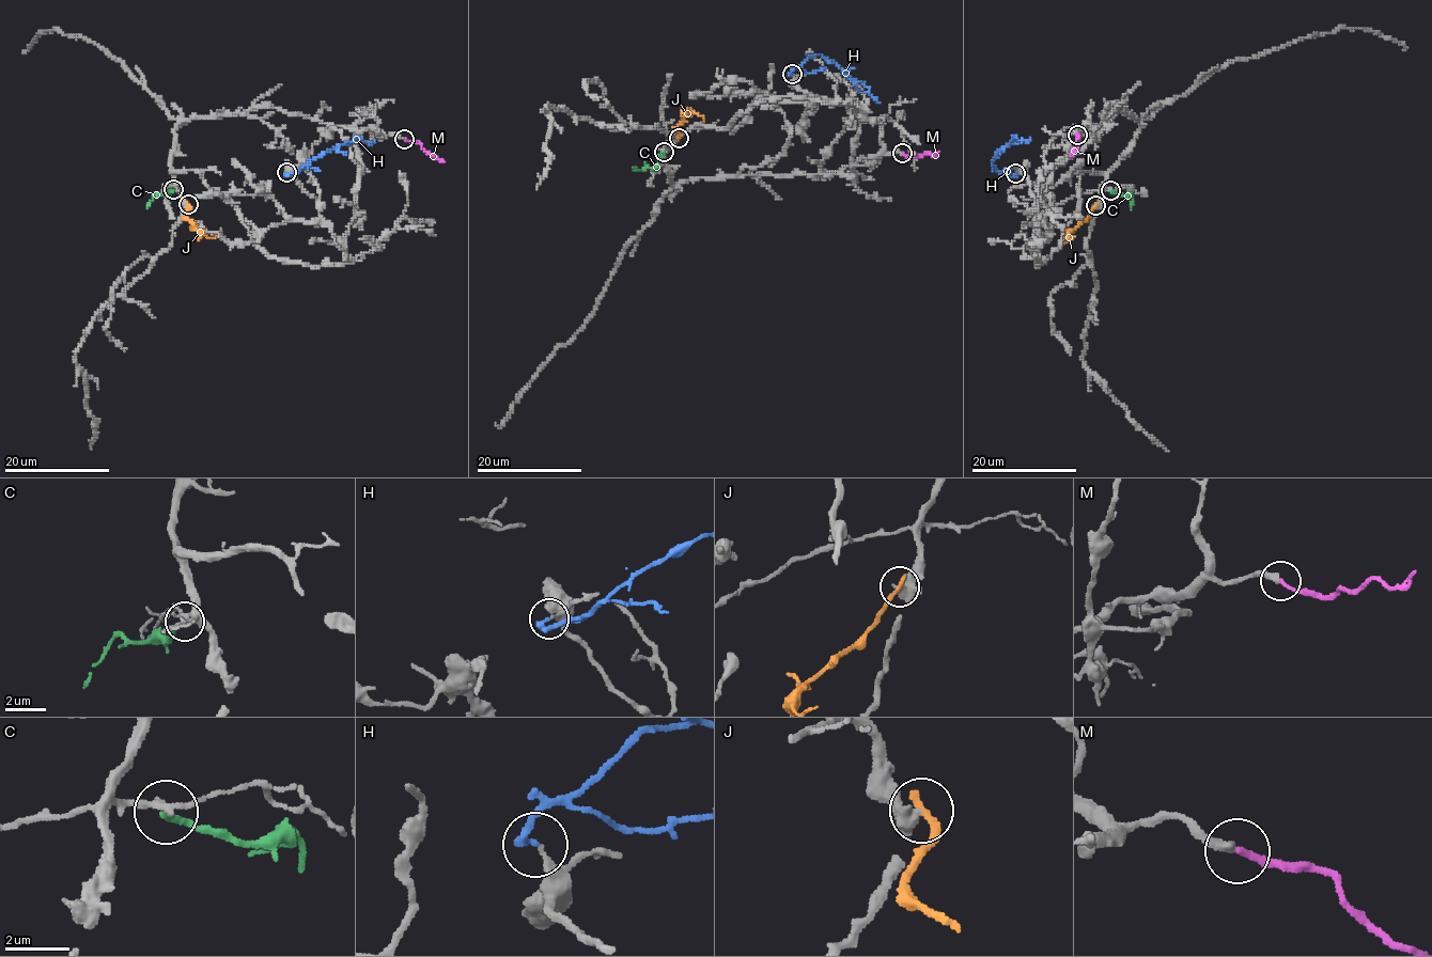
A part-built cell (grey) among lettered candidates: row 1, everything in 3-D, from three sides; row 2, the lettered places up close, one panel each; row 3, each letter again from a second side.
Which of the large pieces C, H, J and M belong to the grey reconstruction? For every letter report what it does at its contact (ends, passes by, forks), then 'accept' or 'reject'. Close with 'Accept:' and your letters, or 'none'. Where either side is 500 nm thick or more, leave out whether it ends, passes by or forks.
C: it ends; reject
H: it ends; reject
J: reject
M: it ends; accept
Accept: M

